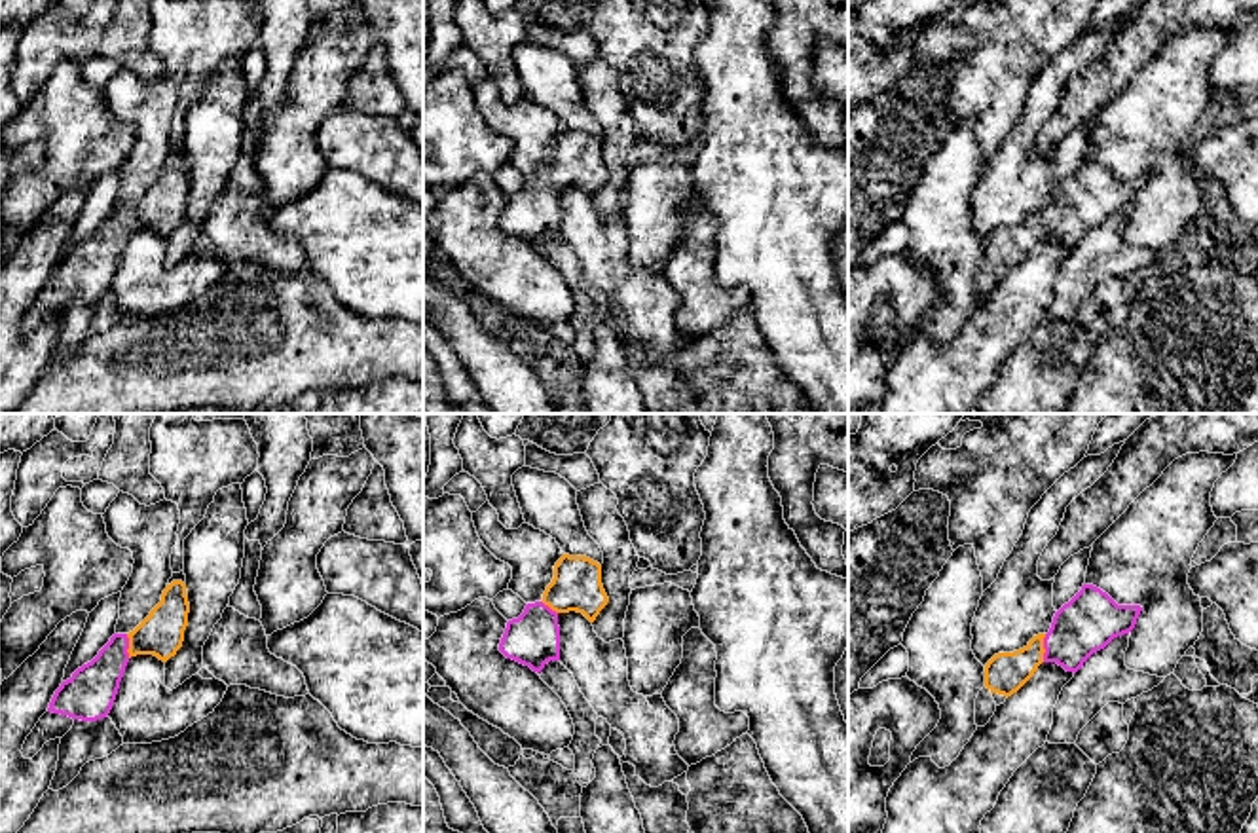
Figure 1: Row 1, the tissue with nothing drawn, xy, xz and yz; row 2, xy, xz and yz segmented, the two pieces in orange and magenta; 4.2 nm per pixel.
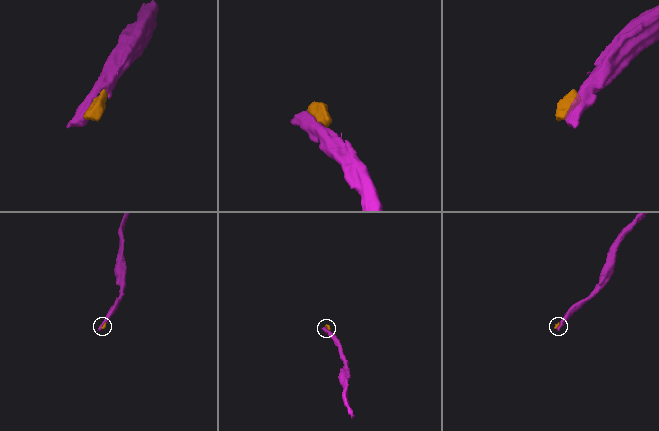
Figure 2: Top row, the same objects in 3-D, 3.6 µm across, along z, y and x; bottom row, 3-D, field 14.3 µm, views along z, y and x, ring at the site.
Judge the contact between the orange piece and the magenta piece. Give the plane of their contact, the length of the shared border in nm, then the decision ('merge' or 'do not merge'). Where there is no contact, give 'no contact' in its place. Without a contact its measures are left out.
contact in yz; length 120 nm; merge

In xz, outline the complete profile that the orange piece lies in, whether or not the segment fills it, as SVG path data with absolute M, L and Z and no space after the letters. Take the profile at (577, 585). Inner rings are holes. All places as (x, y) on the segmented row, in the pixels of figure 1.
M564 554L543 600L527 603L518 619L507 622L499 651L539 674L546 662L560 660L558 615L577 611L594 622L607 602L601 565L586 556Z

